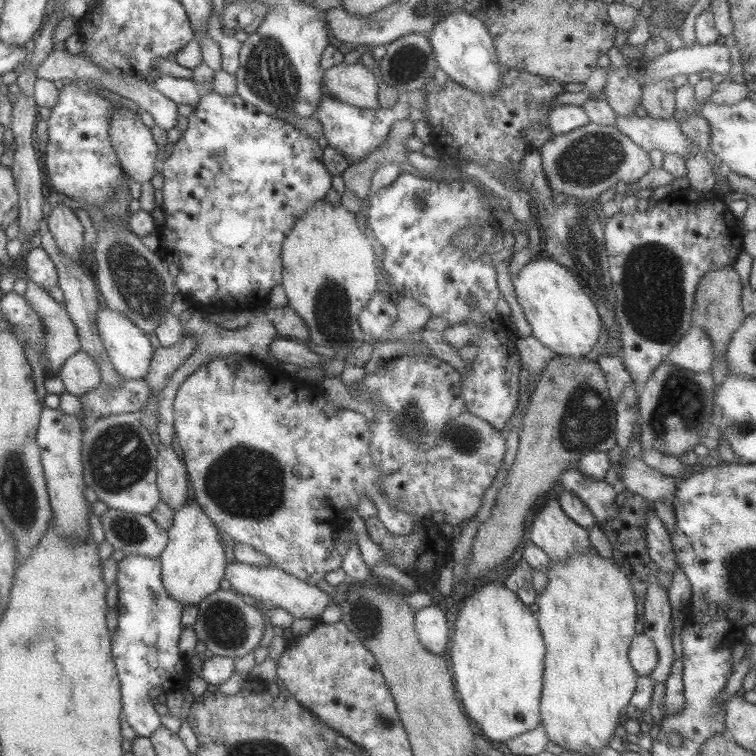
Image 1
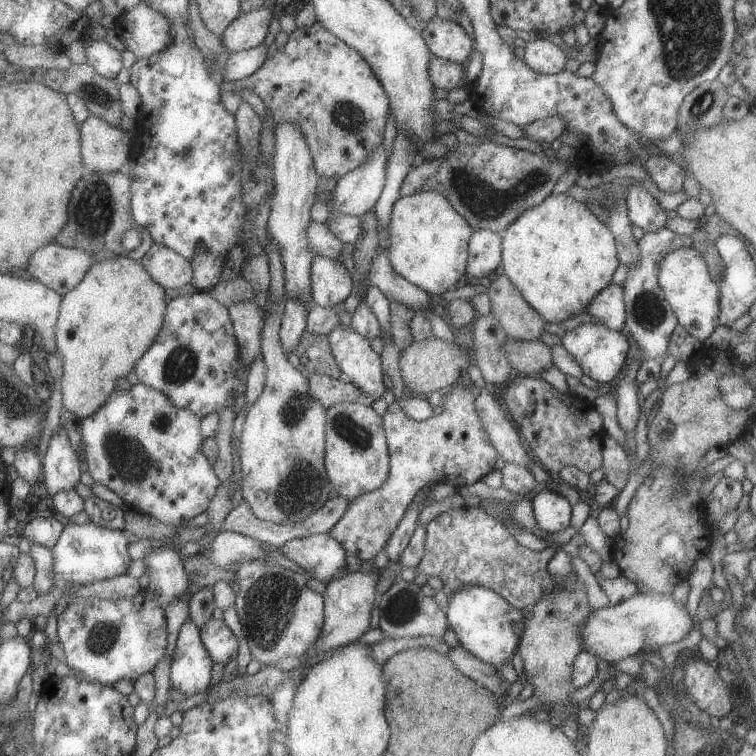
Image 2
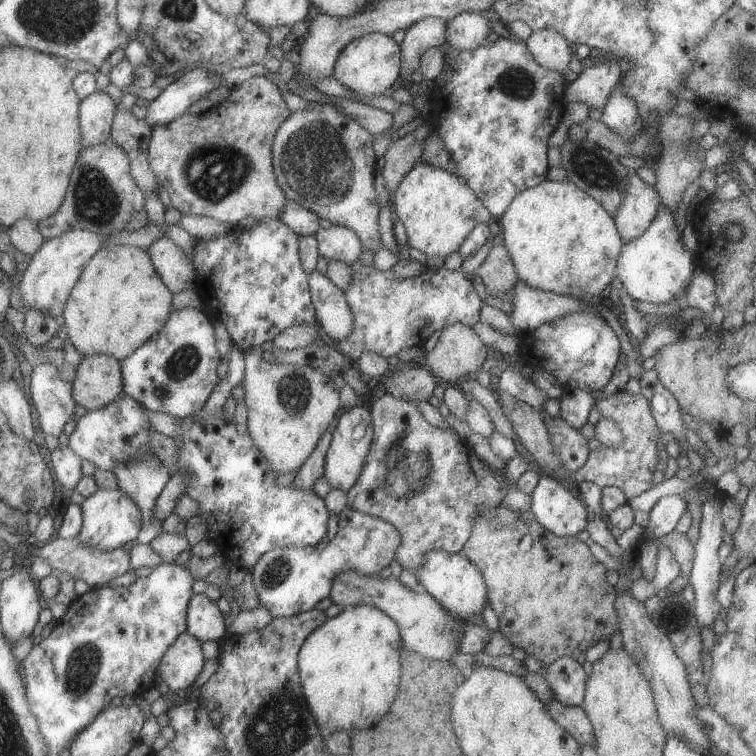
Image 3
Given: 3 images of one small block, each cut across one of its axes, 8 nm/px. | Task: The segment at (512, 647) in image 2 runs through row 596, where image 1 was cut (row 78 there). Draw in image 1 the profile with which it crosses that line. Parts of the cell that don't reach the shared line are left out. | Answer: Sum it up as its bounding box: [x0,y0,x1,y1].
[427,10,503,94]

